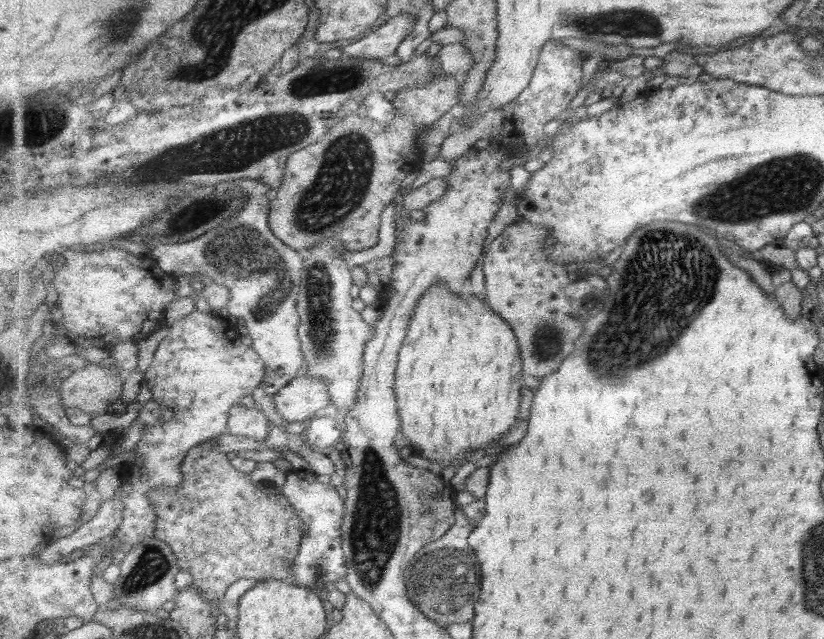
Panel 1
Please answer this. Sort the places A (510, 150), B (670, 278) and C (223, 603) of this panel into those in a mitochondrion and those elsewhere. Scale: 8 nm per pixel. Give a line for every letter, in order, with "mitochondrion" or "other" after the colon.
A: other
B: mitochondrion
C: other

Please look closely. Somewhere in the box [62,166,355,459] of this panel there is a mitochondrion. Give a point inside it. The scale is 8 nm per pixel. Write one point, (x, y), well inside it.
(240, 251)

